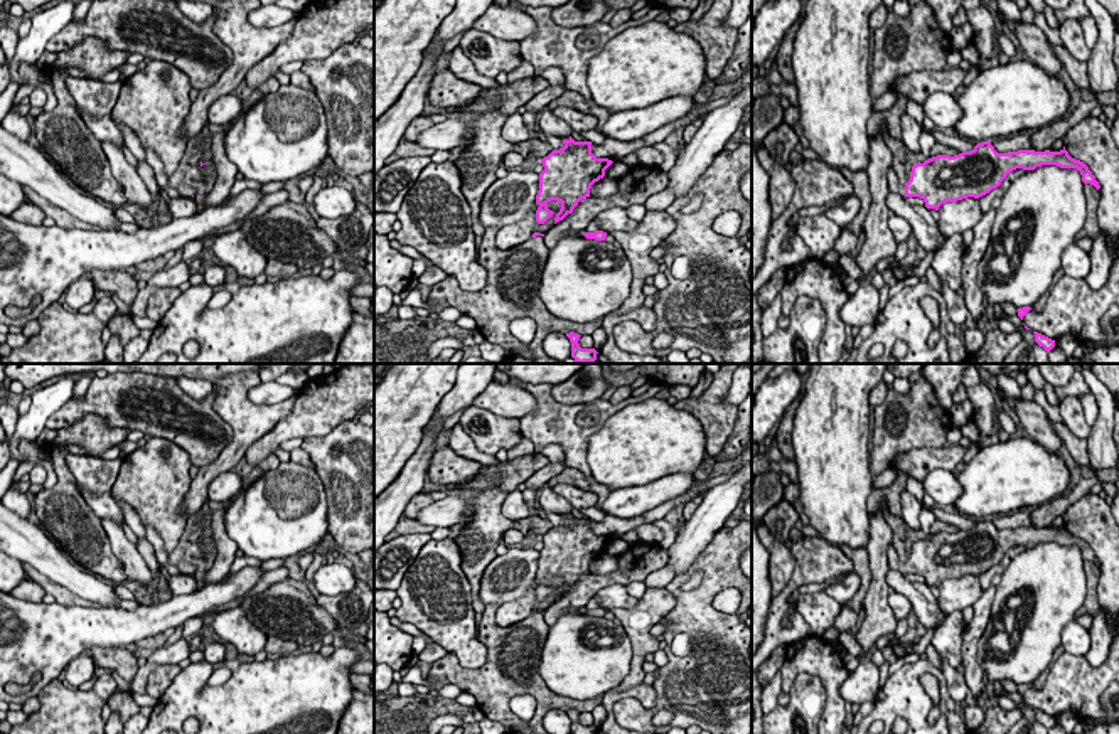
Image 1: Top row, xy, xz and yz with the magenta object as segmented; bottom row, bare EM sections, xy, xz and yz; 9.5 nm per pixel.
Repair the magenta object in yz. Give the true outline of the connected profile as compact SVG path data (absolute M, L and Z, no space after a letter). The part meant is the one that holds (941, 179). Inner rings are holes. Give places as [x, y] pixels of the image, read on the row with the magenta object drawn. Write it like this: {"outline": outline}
{"outline": "M991 141L977 143L971 152L959 155L937 155L924 163L913 163L910 180L902 185L893 168L886 170L888 189L902 197L920 197L927 209L967 197L979 199L999 187L1006 175L1016 168L1035 170L1041 165L1077 168L1084 184L1100 189L1089 167L1060 152L1018 150L998 153Z"}

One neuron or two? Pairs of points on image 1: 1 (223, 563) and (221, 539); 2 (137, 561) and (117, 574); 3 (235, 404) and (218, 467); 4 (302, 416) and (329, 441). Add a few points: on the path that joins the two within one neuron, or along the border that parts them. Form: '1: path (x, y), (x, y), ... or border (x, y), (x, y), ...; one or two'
1: path (223, 558), (223, 544); one
2: border (107, 534), (110, 549), (128, 578); two
3: path (240, 420), (240, 445), (233, 452); one
4: border (353, 418), (336, 425), (324, 435), (304, 438); two

